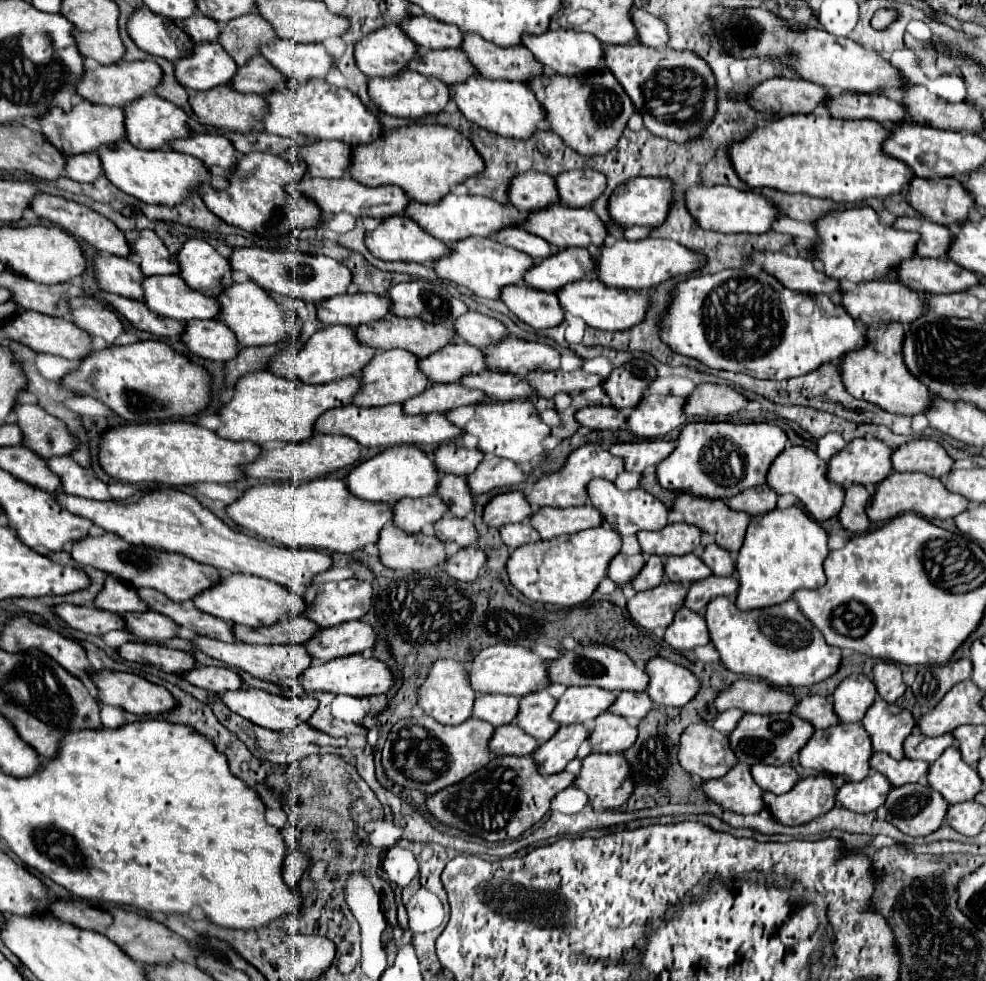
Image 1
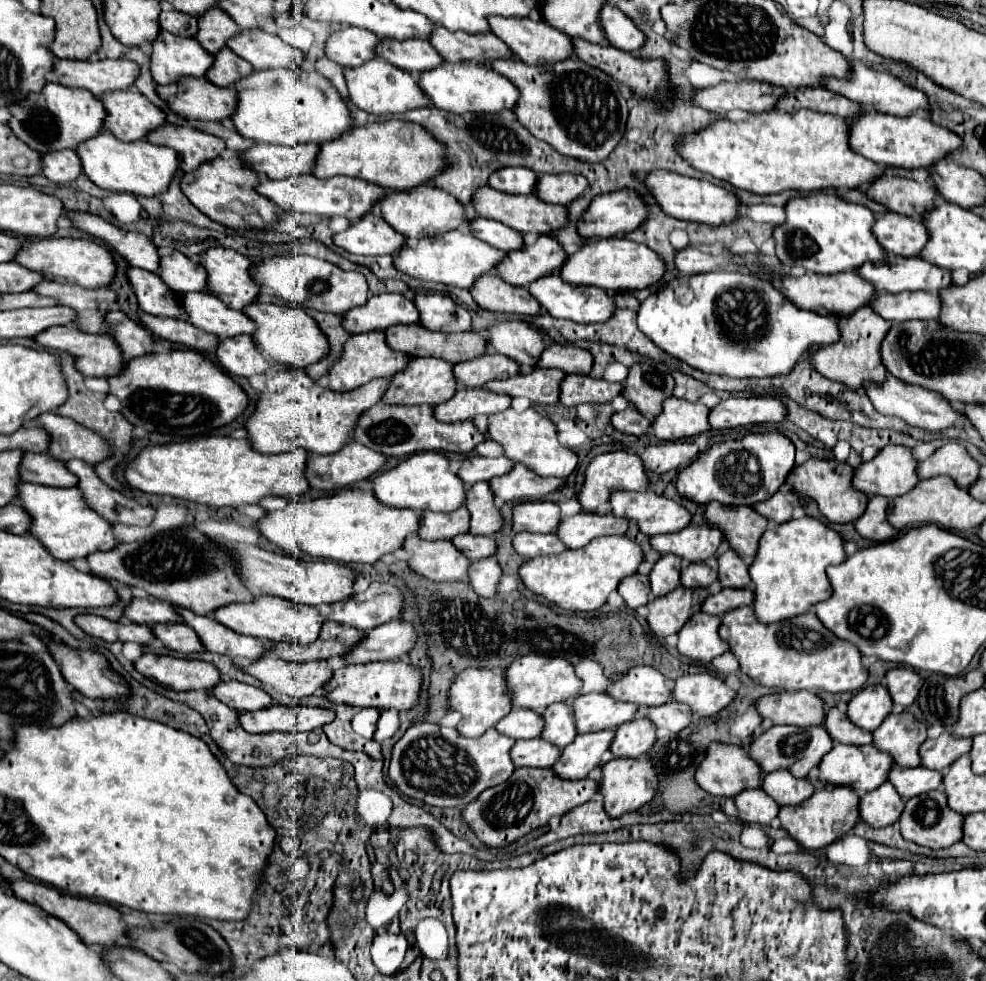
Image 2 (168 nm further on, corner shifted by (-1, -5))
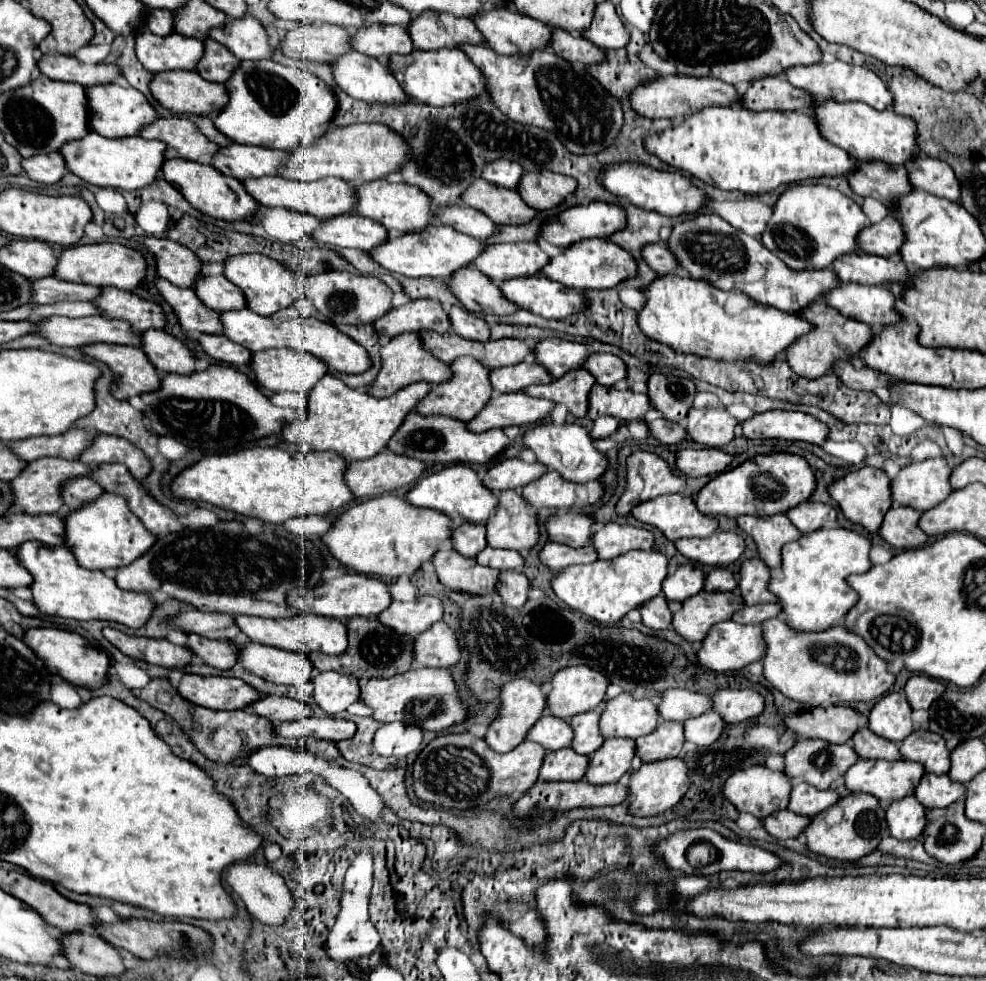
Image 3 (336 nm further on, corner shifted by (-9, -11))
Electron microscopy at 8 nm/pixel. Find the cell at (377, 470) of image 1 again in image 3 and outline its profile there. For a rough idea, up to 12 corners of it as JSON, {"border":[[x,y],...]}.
{"border":[[467,465],[425,475],[405,499],[455,525],[487,523],[497,493]]}

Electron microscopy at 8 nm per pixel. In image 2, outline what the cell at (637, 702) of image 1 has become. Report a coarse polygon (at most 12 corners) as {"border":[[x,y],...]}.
{"border":[[677,701],[647,707],[645,717],[671,733],[685,729],[695,715]]}

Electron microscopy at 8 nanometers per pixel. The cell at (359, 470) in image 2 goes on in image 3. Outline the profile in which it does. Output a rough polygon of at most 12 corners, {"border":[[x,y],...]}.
{"border":[[383,451],[351,461],[345,481],[371,499],[417,481],[425,465]]}

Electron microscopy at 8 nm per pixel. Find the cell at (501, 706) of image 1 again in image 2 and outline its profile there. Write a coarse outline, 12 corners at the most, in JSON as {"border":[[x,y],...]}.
{"border":[[513,707],[495,729],[513,739],[539,737],[543,719]]}

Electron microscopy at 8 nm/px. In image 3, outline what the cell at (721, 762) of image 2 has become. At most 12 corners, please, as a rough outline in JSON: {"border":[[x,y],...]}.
{"border":[[769,767],[735,771],[725,797],[765,819],[787,809],[791,779]]}

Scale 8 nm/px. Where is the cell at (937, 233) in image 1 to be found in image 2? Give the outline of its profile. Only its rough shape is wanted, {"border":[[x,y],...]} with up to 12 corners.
{"border":[[895,213],[875,223],[885,251],[917,257],[929,241],[921,219]]}

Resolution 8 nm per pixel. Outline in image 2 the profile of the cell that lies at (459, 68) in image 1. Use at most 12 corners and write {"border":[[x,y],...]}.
{"border":[[383,37],[377,55],[411,75],[443,63],[423,39]]}

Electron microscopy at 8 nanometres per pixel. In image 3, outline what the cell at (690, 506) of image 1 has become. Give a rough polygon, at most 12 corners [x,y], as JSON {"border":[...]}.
{"border":[[743,515],[759,557],[779,571],[783,545],[803,537],[785,515]]}

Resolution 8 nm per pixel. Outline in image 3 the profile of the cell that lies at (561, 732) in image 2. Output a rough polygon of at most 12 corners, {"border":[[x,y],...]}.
{"border":[[601,711],[571,717],[573,751],[591,755],[603,745]]}

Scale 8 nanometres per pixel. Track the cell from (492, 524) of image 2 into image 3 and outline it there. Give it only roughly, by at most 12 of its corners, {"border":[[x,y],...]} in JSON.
{"border":[[501,491],[487,521],[489,547],[527,553],[539,521],[519,491]]}

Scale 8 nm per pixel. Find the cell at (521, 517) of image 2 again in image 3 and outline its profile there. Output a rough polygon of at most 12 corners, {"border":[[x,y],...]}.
{"border":[[581,513],[553,515],[551,541],[585,547],[593,519]]}

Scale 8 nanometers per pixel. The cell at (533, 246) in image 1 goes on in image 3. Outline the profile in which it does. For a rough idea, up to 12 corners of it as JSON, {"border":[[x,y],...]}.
{"border":[[463,205],[439,207],[435,219],[475,239],[497,233],[481,211]]}

